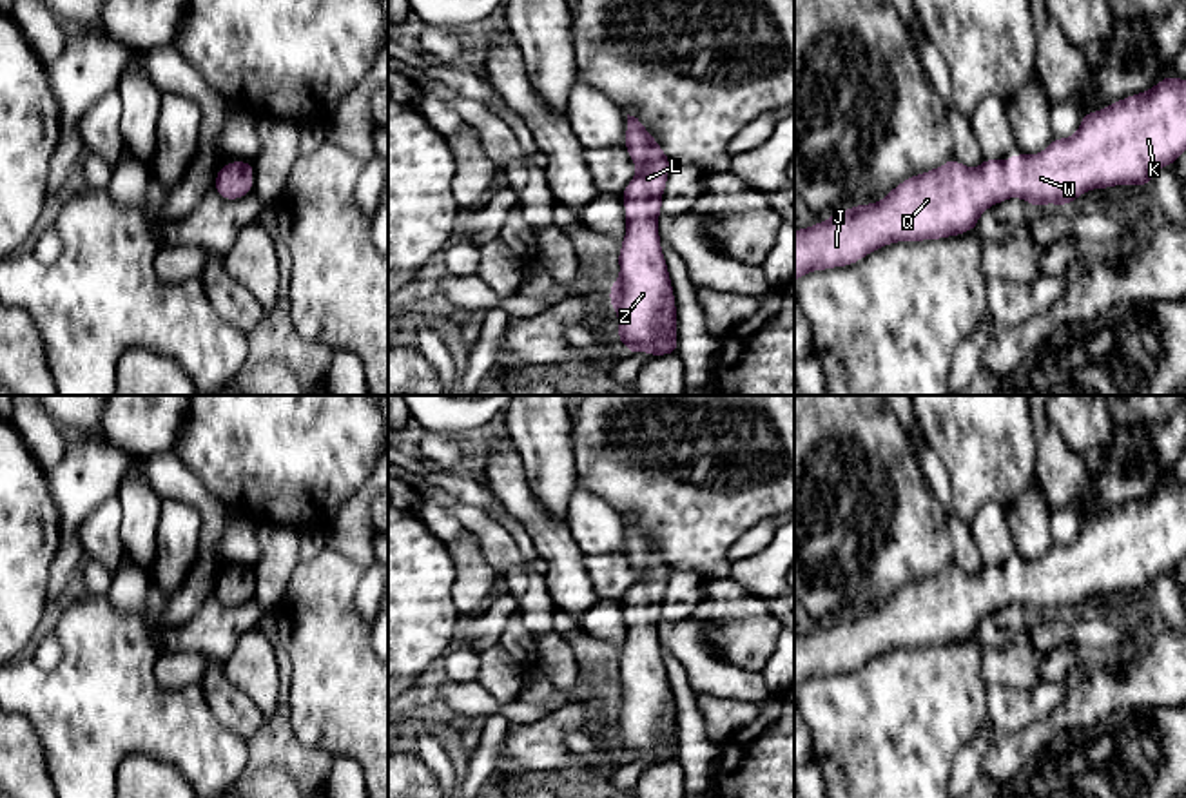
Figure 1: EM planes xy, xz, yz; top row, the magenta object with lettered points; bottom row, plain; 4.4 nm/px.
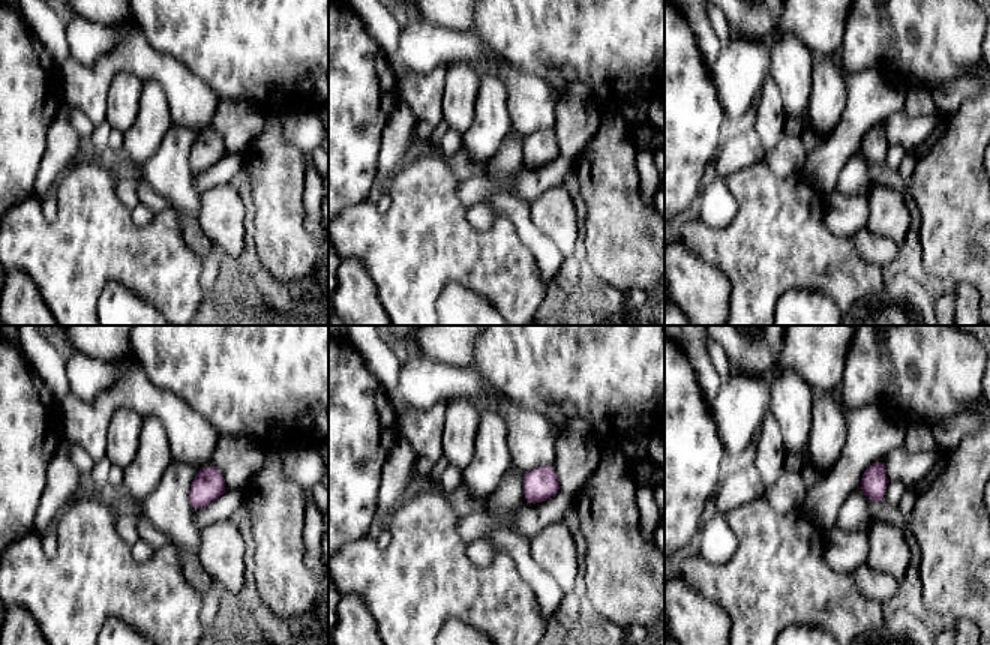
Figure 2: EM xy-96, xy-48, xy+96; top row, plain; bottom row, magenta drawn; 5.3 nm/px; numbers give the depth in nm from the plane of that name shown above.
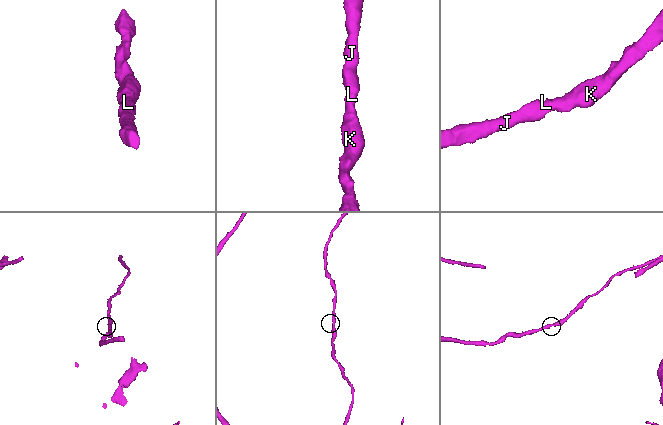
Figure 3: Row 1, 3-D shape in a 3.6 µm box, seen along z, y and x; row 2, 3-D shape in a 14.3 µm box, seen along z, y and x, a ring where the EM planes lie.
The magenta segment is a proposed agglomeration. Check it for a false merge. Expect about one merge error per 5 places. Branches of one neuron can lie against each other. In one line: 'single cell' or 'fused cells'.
single cell

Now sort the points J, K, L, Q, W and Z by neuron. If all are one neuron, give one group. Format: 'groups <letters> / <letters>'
groups J K L Q W Z

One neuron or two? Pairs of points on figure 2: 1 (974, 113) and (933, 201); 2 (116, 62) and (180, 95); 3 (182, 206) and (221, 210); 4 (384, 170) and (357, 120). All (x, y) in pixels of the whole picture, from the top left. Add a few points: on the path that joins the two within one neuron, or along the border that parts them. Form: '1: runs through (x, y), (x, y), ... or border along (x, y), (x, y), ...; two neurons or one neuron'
1: runs through (965, 135), (951, 159), (950, 179); one neuron
2: runs through (132, 62), (152, 65), (165, 78); one neuron
3: border along (200, 195), (200, 225), (212, 240); two neurons
4: border along (387, 123), (381, 132), (378, 170), (374, 182); two neurons

